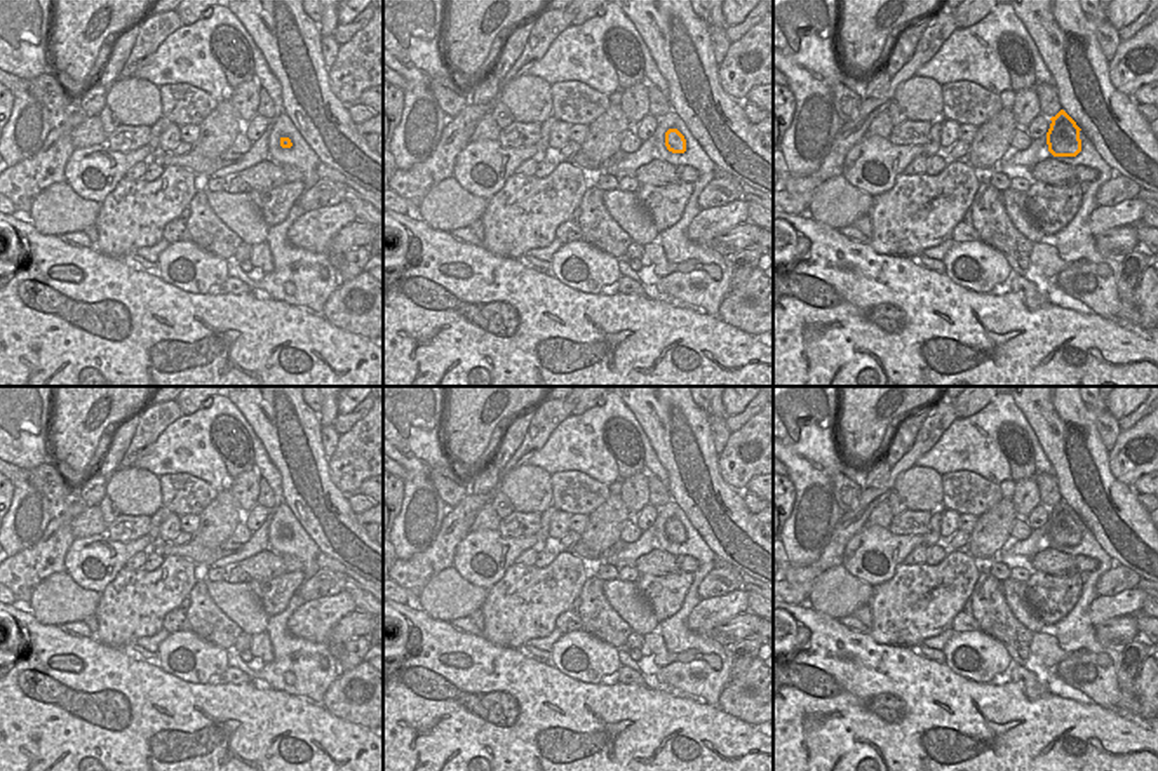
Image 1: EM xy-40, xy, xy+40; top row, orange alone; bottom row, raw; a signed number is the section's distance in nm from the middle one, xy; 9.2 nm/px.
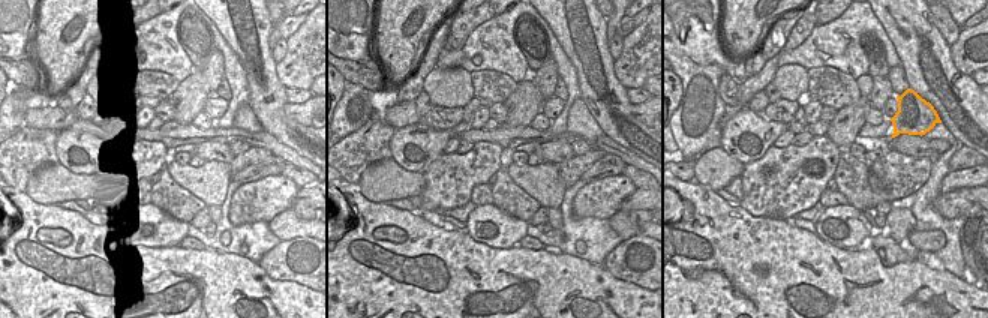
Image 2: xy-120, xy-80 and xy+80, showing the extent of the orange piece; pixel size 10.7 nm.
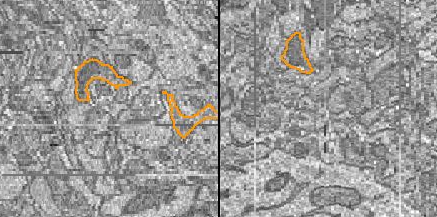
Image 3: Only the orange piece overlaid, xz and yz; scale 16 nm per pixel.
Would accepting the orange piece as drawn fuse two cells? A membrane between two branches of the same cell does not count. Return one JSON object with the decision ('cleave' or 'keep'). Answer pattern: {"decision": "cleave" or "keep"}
{"decision": "cleave"}

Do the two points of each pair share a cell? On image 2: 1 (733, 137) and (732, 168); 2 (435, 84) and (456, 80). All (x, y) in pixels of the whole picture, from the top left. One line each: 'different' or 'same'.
1: different
2: same

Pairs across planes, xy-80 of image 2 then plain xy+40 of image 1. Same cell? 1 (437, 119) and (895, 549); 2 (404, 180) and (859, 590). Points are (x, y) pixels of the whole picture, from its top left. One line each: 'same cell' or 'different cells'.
1: different cells
2: same cell

